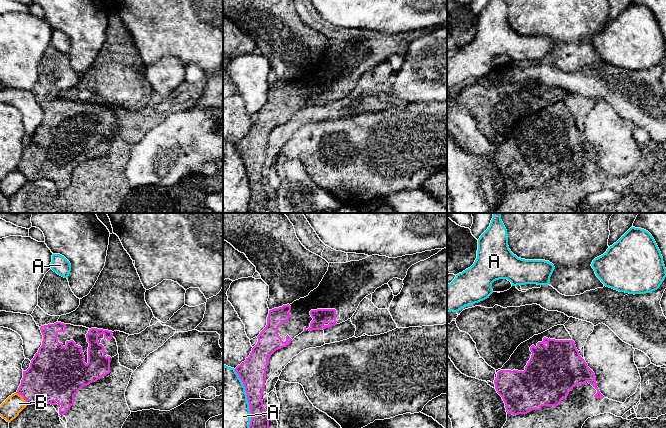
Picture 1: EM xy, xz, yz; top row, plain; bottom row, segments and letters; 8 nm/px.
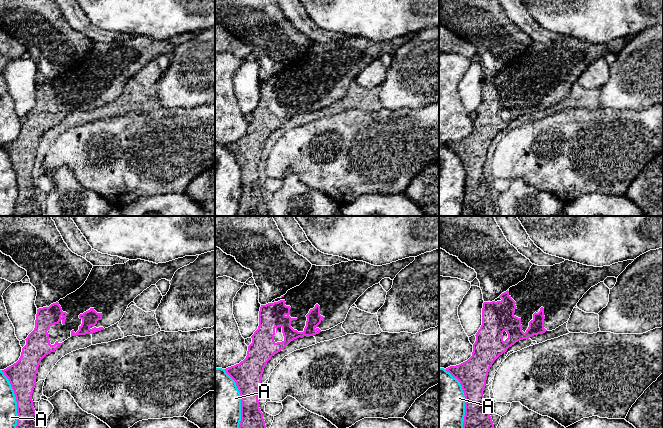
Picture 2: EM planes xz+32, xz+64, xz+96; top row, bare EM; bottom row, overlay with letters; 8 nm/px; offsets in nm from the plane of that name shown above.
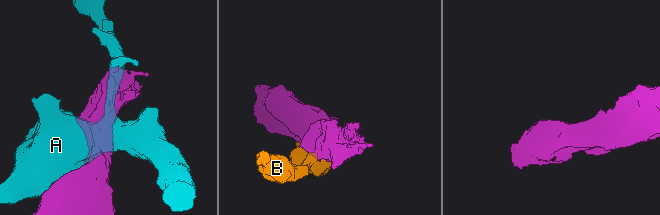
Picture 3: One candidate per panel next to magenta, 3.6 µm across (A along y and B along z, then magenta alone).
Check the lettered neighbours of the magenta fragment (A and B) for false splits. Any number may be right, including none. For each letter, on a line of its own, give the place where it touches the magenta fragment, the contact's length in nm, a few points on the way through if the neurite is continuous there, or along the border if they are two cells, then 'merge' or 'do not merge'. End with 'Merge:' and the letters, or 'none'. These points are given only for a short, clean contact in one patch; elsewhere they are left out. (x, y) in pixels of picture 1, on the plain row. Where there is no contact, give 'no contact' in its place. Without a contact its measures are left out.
A: meets magenta in xz at (248, 178); contact 550 nm long; do not merge
B: meets magenta in xy at (22, 172); contact 130 nm long; do not merge
Merge: none

